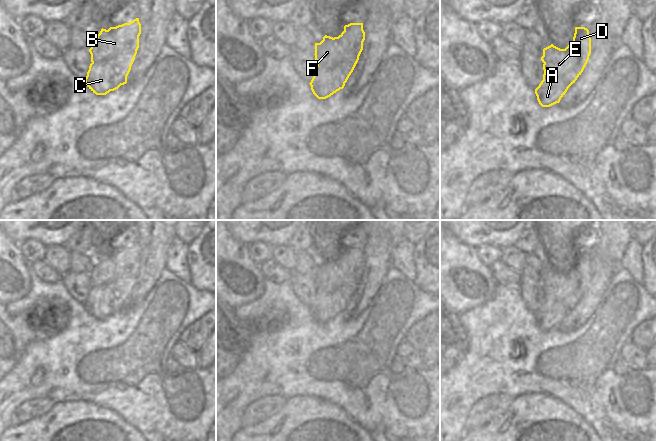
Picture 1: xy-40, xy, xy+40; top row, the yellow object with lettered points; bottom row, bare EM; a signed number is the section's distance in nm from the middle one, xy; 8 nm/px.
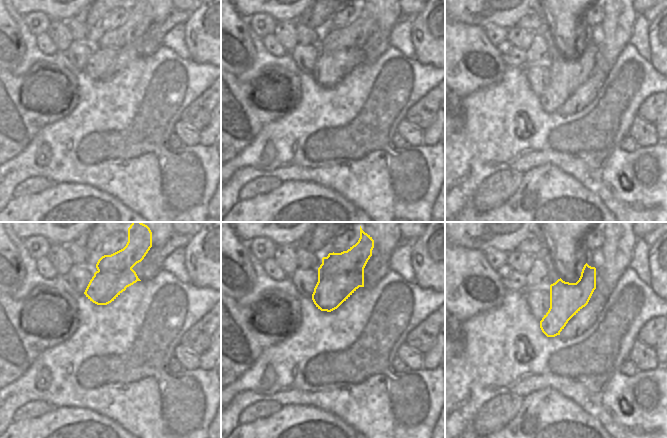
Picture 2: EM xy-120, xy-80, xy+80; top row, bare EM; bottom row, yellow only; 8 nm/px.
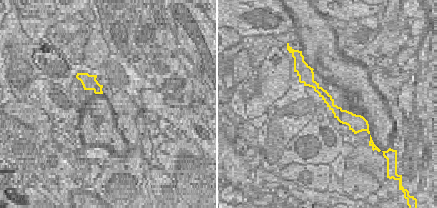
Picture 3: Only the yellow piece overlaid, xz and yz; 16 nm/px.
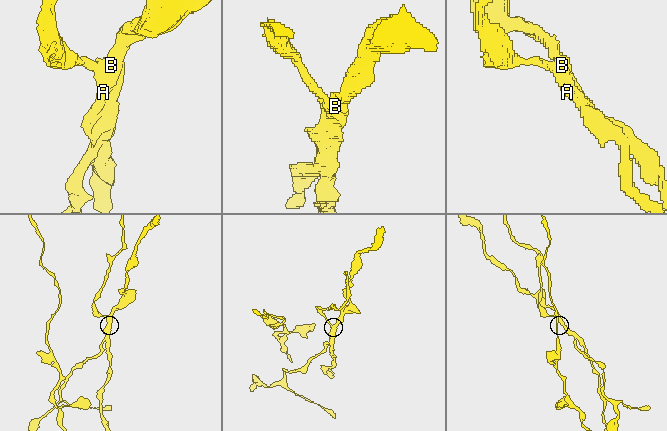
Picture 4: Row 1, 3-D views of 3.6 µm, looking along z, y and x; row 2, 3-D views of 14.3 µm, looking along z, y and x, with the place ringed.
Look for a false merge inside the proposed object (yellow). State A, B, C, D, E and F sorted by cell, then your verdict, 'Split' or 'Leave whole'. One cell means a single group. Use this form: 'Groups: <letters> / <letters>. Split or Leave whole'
Groups: A C / B D E F. Split

